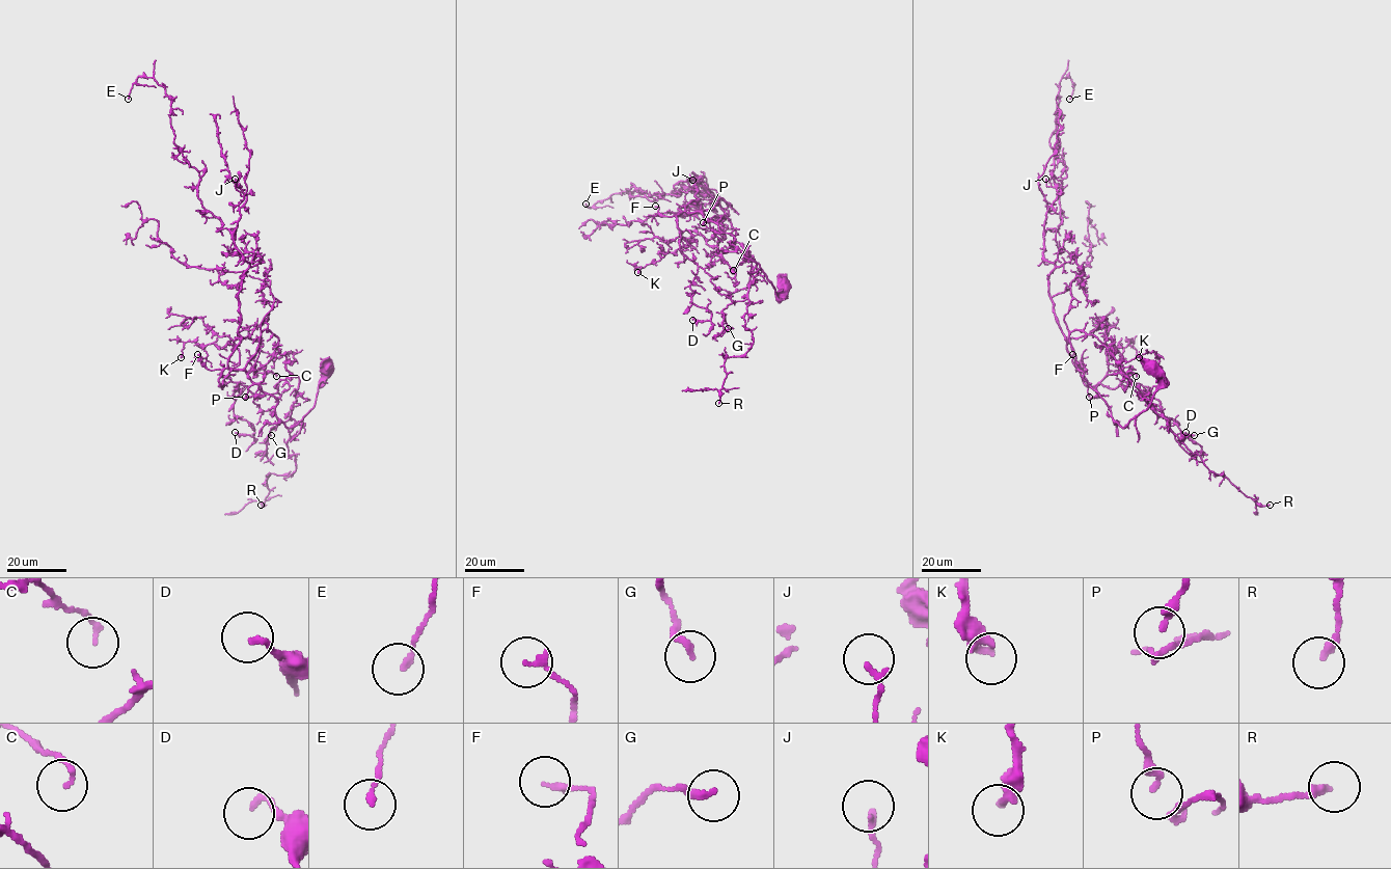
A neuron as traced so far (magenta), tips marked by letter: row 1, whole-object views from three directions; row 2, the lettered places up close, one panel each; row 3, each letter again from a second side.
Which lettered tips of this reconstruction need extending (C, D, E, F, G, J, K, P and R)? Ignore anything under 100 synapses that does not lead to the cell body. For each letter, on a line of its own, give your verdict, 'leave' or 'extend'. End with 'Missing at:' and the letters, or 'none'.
C: leave
D: leave
E: leave
F: leave
G: leave
J: leave
K: leave
P: leave
R: leave
Missing at: none

